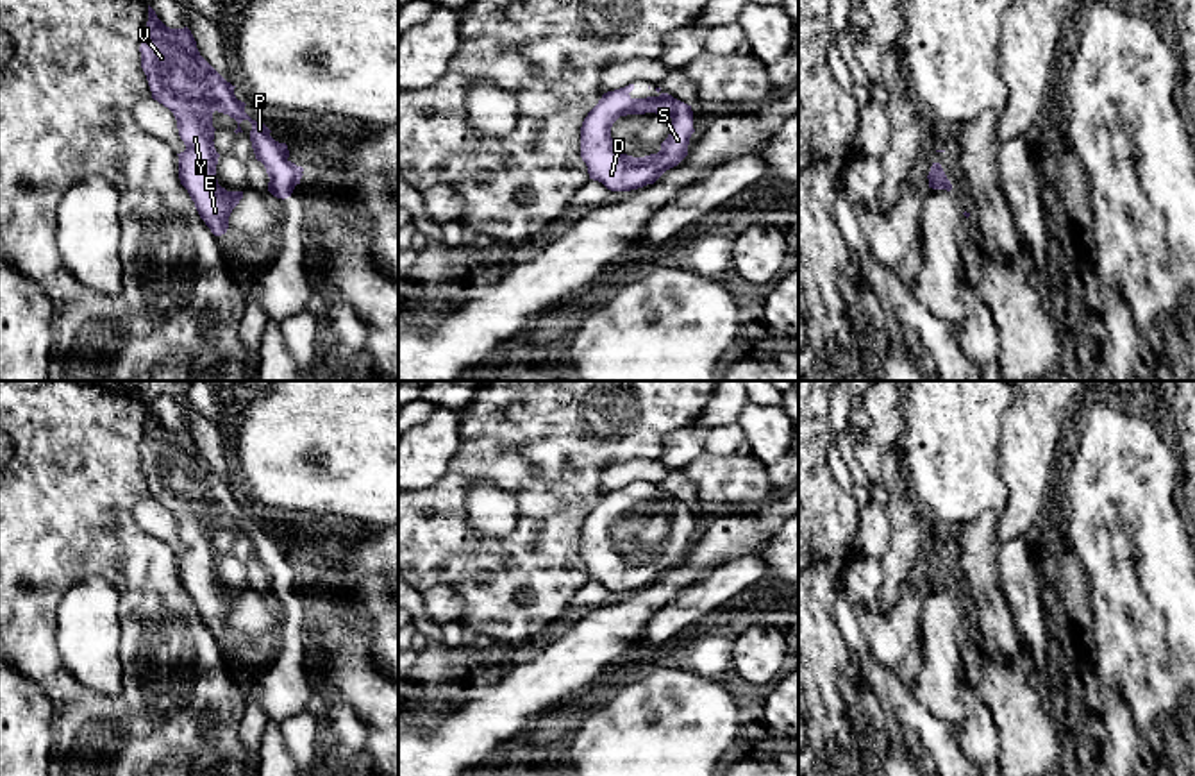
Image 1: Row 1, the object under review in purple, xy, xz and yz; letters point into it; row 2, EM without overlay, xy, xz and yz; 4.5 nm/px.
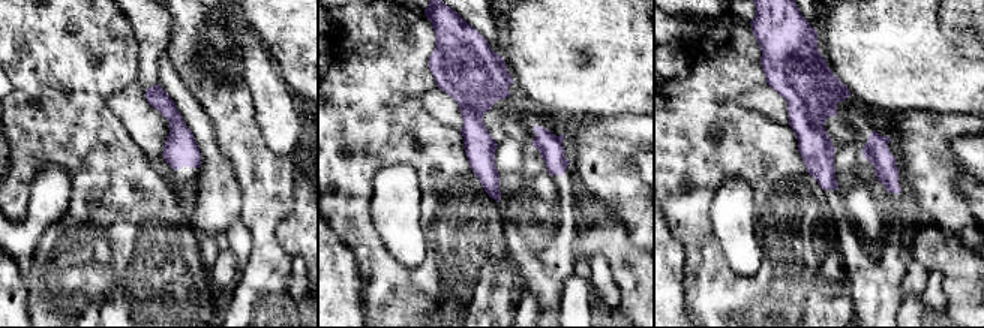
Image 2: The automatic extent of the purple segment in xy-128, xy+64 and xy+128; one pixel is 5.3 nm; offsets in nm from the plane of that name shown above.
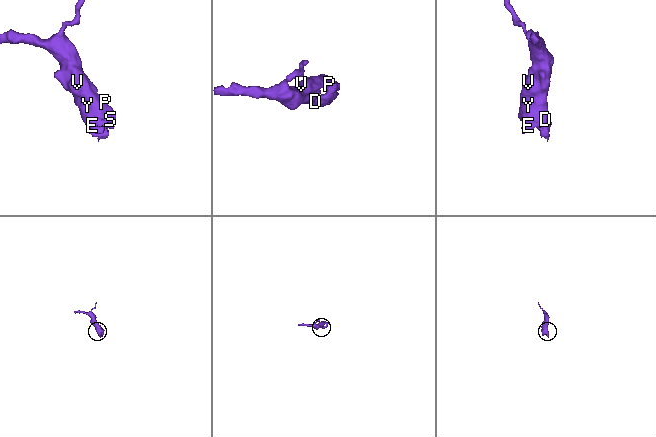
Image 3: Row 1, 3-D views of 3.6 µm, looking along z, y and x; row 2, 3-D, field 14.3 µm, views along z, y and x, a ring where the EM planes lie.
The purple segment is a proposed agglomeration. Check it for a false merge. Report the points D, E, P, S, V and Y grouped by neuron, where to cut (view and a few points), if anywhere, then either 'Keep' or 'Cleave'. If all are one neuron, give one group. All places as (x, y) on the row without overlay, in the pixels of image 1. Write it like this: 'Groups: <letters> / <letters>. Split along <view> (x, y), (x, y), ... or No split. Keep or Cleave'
Groups: D E P S V Y. No split. Keep

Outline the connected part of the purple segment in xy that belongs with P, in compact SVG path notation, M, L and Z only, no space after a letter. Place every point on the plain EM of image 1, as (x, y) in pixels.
M148 406L148 422L146 422L146 436L139 447L141 452L141 468L146 476L152 499L168 508L175 520L179 536L186 545L186 551L179 556L179 579L180 585L188 590L200 619L211 629L214 637L221 637L229 629L229 617L232 610L243 599L243 592L227 592L218 585L216 579L216 565L220 554L214 549L214 527L213 527L213 513L229 515L238 522L238 529L243 533L239 524L248 520L252 524L250 542L255 554L255 560L261 561L270 578L268 592L277 599L291 597L297 585L302 579L302 567L291 563L289 551L286 544L279 544L270 536L270 529L252 520L245 513L245 502L238 501L234 495L234 488L227 483L198 452L196 442L188 427L184 429L170 429L166 427L155 415L155 411Z

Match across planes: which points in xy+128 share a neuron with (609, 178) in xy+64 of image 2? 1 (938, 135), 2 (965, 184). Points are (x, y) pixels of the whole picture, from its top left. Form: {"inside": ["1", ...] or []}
{"inside": ["1"]}

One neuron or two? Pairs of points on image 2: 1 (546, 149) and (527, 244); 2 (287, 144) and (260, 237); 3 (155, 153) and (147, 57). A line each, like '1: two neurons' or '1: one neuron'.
1: one neuron
2: two neurons
3: one neuron

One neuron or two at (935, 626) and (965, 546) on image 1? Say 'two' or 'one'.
two

